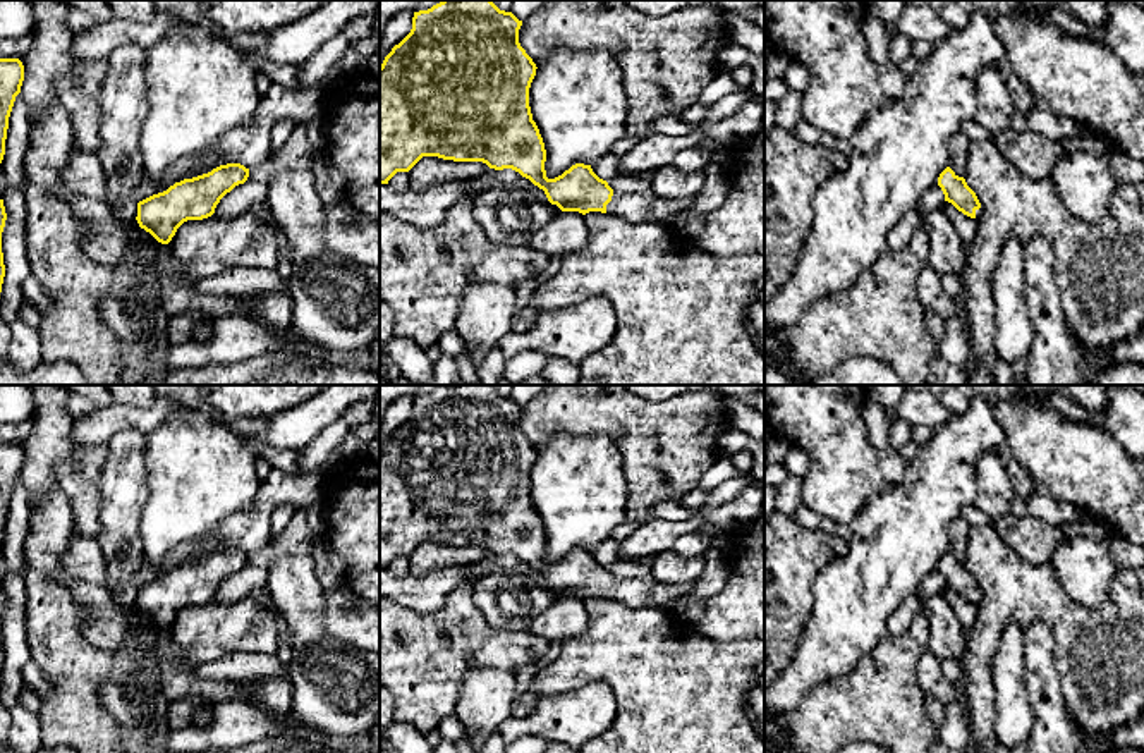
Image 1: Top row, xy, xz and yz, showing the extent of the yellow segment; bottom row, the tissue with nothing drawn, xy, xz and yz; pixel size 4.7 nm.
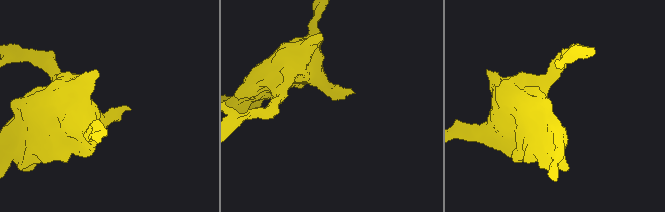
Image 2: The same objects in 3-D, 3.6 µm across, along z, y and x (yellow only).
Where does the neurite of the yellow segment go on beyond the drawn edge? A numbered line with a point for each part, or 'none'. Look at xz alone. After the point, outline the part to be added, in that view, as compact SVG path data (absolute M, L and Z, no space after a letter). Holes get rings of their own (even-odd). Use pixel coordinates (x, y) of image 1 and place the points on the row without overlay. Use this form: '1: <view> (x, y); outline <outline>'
1: xz (643, 592); outline M653 574L642 578L615 578L606 590L606 598L620 602L627 607L661 607L692 590L694 583L687 585L661 585Z

